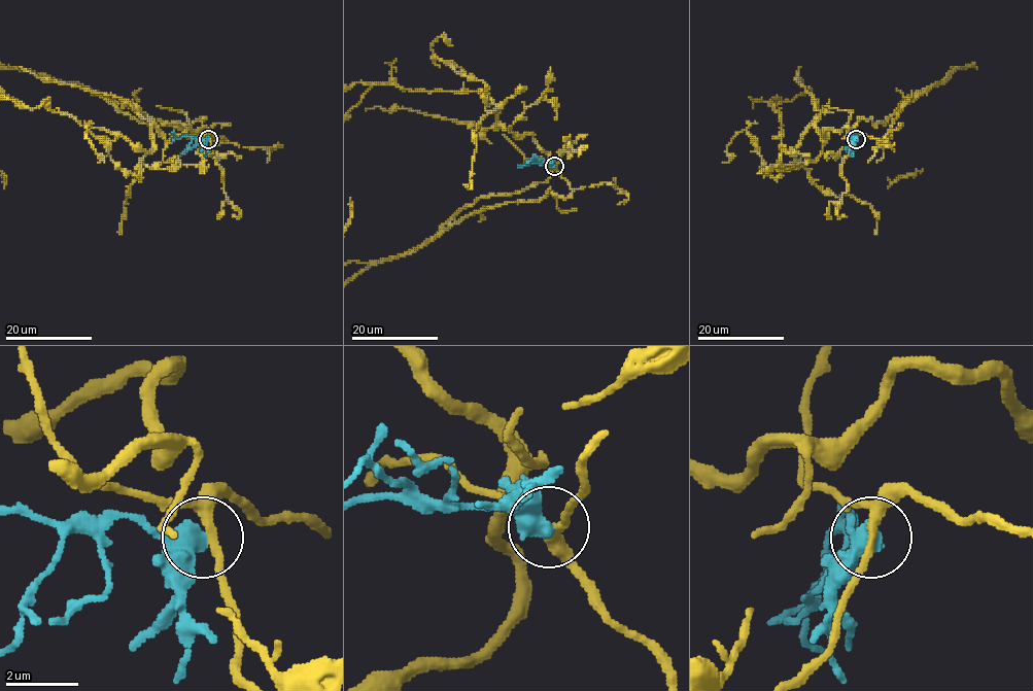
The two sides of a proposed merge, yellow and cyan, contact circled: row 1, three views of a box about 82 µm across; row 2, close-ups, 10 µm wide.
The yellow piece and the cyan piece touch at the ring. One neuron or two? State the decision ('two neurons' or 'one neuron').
two neurons

